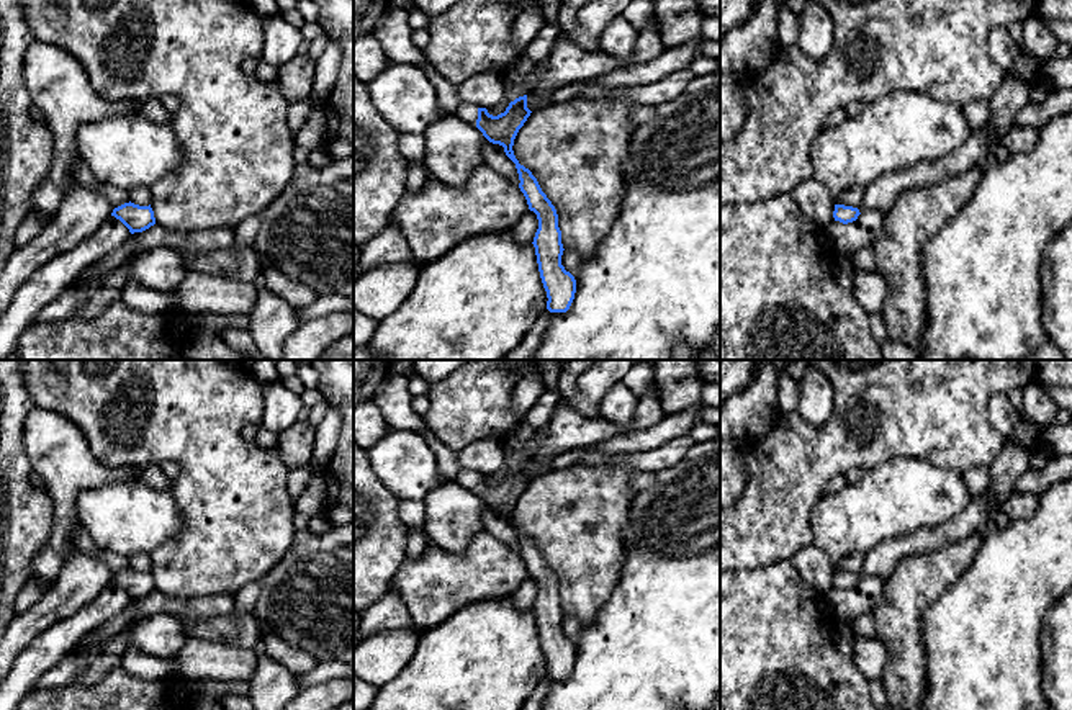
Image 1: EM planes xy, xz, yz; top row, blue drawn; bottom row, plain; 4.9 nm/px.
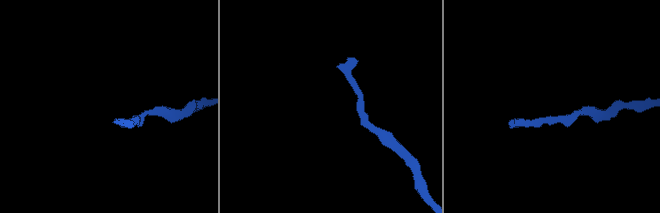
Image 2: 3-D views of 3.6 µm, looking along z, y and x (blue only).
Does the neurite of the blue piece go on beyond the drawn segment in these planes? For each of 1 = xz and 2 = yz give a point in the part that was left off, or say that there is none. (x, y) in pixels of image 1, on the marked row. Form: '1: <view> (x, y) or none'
1: xz (467, 112)
2: yz (904, 128)

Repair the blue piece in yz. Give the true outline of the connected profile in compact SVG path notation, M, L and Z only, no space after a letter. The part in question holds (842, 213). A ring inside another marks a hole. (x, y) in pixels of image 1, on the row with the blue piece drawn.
M899 90L864 103L856 118L846 118L835 128L820 129L810 149L812 177L831 195L835 221L848 224L856 221L861 213L858 208L840 203L843 191L856 185L866 188L879 177L918 162L941 160L959 149L972 131L964 108L943 103L928 93Z

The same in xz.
M527 95L511 101L506 111L498 116L468 101L462 101L457 108L460 119L478 128L489 142L502 146L506 155L516 164L520 180L519 188L527 200L529 209L534 211L538 219L538 229L532 244L548 298L547 309L550 312L566 312L574 299L576 280L561 265L565 249L558 227L558 214L552 201L542 191L537 178L529 169L519 164L512 151L514 139L530 113L532 111L527 108Z

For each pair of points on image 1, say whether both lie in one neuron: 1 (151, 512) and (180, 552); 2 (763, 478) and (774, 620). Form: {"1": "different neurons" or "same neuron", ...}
{"1": "different neurons", "2": "different neurons"}

